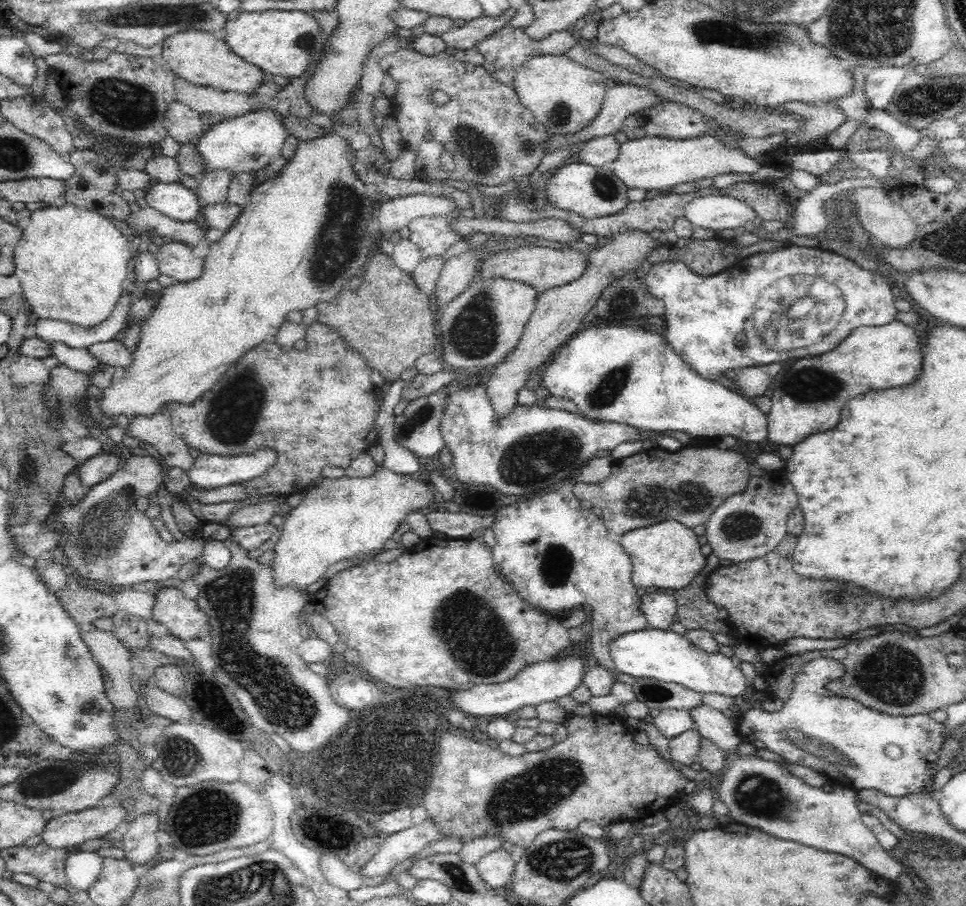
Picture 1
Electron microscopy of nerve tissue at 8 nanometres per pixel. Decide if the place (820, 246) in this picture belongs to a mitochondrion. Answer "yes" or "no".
no

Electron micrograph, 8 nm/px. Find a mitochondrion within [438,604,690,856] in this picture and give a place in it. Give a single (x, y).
(527, 795)

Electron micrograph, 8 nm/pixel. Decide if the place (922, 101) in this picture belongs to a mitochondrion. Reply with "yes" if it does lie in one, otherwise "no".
yes

